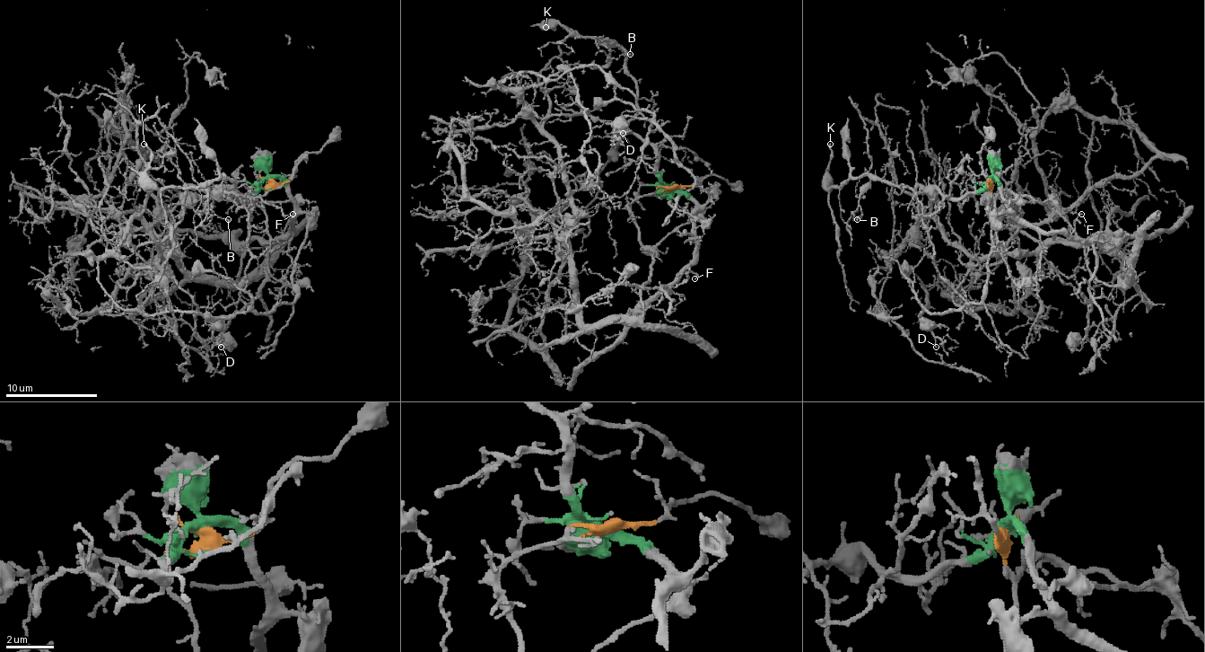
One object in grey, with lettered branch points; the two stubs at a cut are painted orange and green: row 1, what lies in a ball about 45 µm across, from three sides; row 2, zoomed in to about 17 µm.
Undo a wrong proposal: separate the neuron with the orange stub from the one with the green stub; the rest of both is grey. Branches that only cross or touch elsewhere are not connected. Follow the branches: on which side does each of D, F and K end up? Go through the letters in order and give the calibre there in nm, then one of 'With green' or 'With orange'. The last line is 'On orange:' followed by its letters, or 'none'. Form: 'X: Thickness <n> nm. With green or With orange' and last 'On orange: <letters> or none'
D: Thickness 130 nm. With green
F: Thickness 90 nm. With green
K: Thickness 170 nm. With green
On orange: none

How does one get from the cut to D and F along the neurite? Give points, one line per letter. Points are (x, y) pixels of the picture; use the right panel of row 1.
D: (991, 179), (1000, 183), (1007, 207), (991, 232), (984, 296), (961, 308), (921, 312), (936, 348)
F: (991, 179), (1000, 183), (1007, 208), (1044, 232), (1072, 232), (1081, 213)

